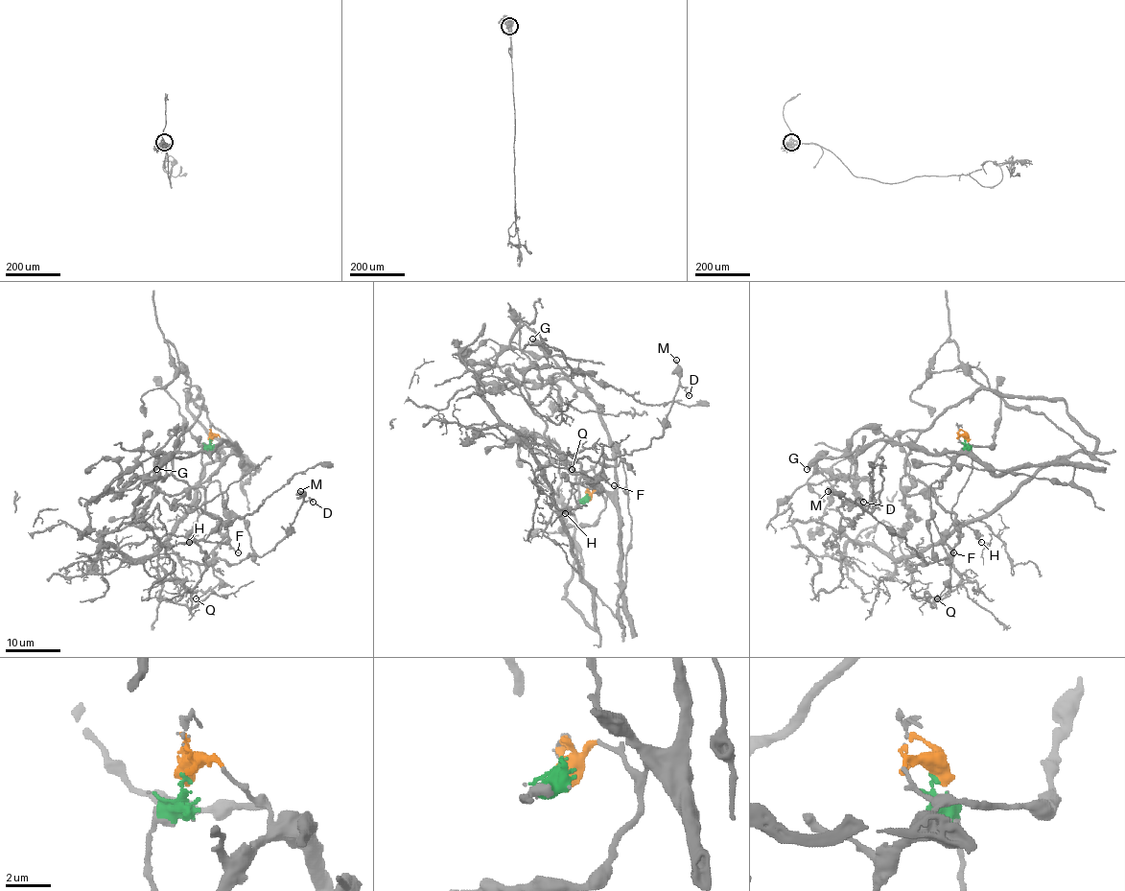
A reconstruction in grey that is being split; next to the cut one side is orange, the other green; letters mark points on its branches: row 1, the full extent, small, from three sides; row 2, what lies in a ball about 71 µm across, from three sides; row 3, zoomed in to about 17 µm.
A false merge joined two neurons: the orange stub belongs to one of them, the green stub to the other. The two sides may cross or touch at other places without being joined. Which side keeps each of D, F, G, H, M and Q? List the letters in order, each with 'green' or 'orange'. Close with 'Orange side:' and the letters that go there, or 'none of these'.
D: green
F: orange
G: orange
H: green
M: green
Q: green
Orange side: F, G

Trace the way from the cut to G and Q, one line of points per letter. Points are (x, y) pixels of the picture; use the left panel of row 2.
G: (211, 439), (218, 435), (240, 453), (227, 440), (223, 440), (196, 454), (169, 458), (156, 469)
Q: (211, 439), (195, 507), (218, 518), (222, 542), (214, 551), (214, 574), (219, 582), (196, 598)

